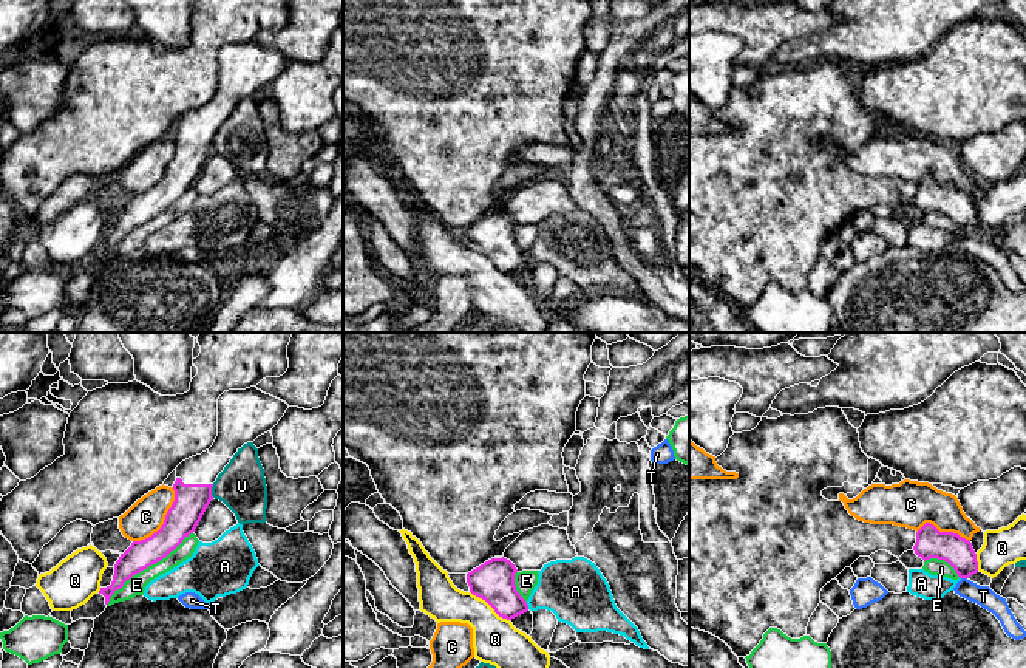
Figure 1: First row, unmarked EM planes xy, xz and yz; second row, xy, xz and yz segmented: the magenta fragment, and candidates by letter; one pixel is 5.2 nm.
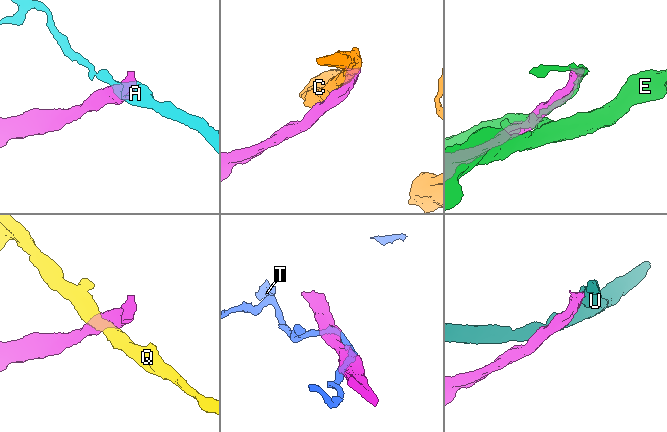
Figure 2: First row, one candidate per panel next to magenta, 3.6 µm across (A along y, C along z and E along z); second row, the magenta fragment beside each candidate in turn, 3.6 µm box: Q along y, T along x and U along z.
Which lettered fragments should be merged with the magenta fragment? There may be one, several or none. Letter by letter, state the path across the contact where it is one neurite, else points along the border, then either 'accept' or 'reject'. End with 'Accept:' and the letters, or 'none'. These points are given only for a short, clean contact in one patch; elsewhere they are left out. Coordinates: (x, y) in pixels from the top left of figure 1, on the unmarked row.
A: border xz (526, 255), (529, 262); reject
C: reject
E: reject
Q: reject
T: reject
U: border xy (214, 138), (212, 150); reject
Accept: none

